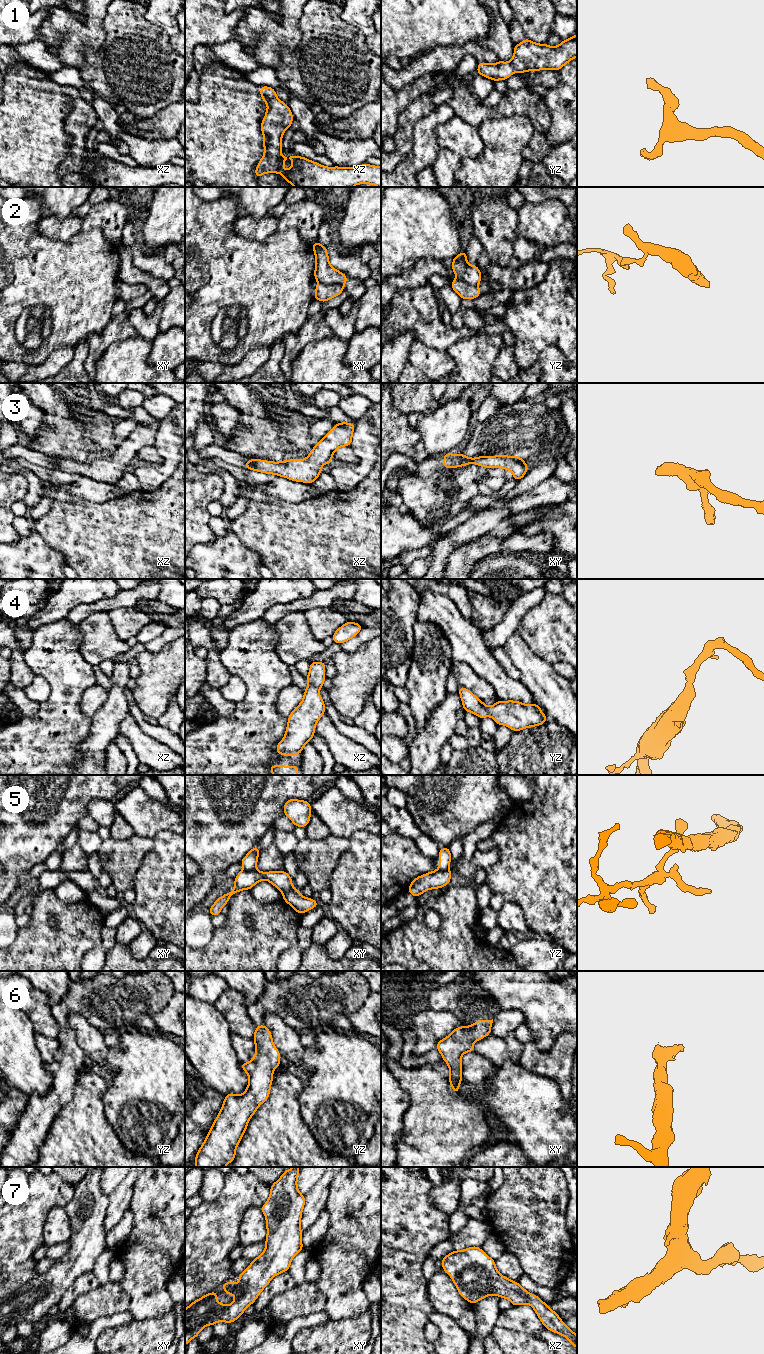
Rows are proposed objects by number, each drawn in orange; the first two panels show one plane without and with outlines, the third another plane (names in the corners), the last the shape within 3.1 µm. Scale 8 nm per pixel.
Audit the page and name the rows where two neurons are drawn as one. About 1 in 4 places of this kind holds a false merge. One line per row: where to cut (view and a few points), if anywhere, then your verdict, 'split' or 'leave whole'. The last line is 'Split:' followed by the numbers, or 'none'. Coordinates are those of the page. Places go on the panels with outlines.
1: no cut; leave whole
2: cut in xy along (319, 283), (342, 285); split
3: no cut; leave whole
4: no cut; leave whole
5: cut in xy along (243, 868), (255, 869); split
6: no cut; leave whole
7: no cut; leave whole
Split: 2, 5

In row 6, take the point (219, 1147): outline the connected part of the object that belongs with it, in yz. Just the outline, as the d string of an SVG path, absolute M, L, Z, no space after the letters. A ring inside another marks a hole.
M264 1024L256 1026L253 1040L256 1054L250 1062L240 1063L241 1068L248 1074L247 1089L239 1096L233 1093L225 1095L222 1108L196 1153L195 1167L225 1167L233 1162L236 1148L246 1131L249 1120L256 1113L258 1107L269 1097L273 1070L280 1066L281 1054L273 1043L270 1030Z

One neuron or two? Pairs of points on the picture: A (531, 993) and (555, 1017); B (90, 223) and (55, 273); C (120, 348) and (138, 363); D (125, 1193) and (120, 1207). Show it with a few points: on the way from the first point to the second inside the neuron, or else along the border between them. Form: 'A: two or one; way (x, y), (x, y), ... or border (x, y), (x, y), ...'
A: one; way (537, 998), (549, 1011)
B: two; border (81, 230), (99, 228), (107, 239)
C: one; way (124, 352), (134, 362)
D: one; way (122, 1196), (120, 1204)

